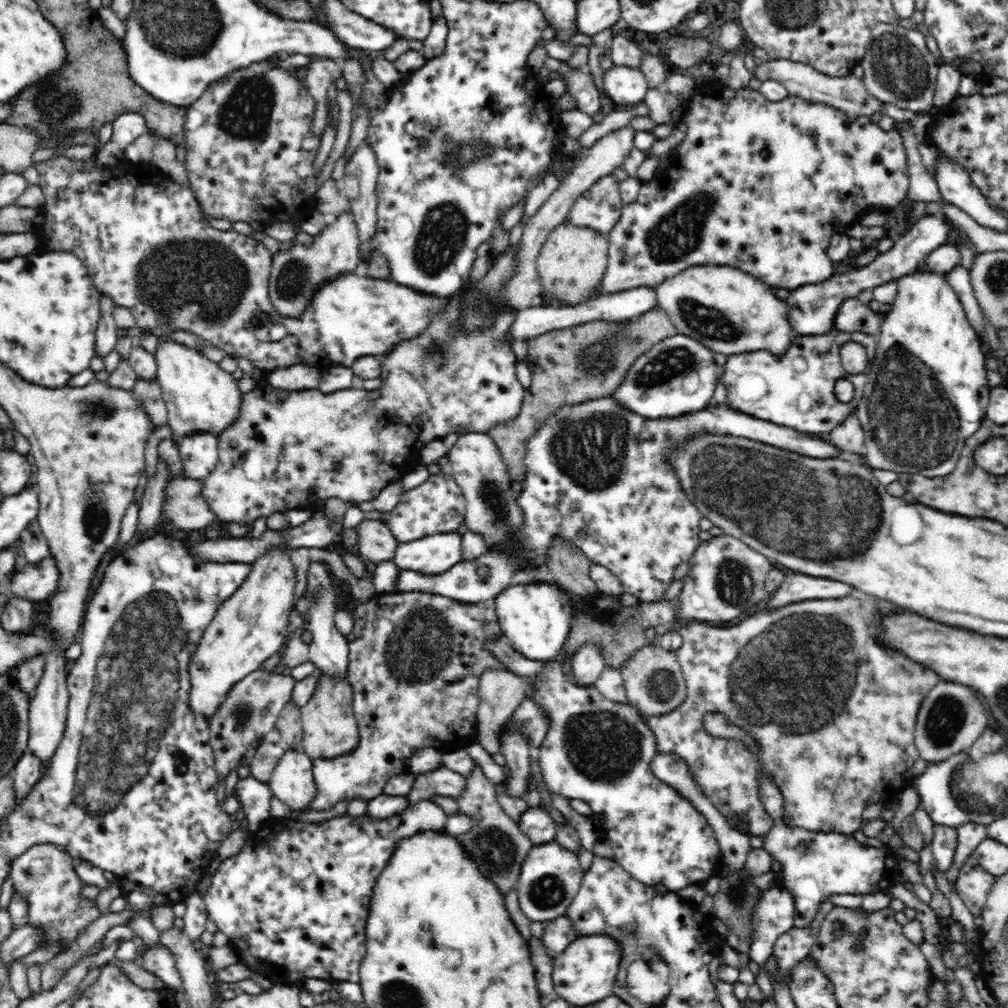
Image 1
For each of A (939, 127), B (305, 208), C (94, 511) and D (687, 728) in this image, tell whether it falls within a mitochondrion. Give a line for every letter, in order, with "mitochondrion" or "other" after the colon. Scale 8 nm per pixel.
A: other
B: other
C: mitochondrion
D: other

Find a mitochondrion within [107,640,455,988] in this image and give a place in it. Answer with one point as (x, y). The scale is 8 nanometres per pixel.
(242, 713)

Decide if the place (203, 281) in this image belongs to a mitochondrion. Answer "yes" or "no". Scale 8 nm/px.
yes

